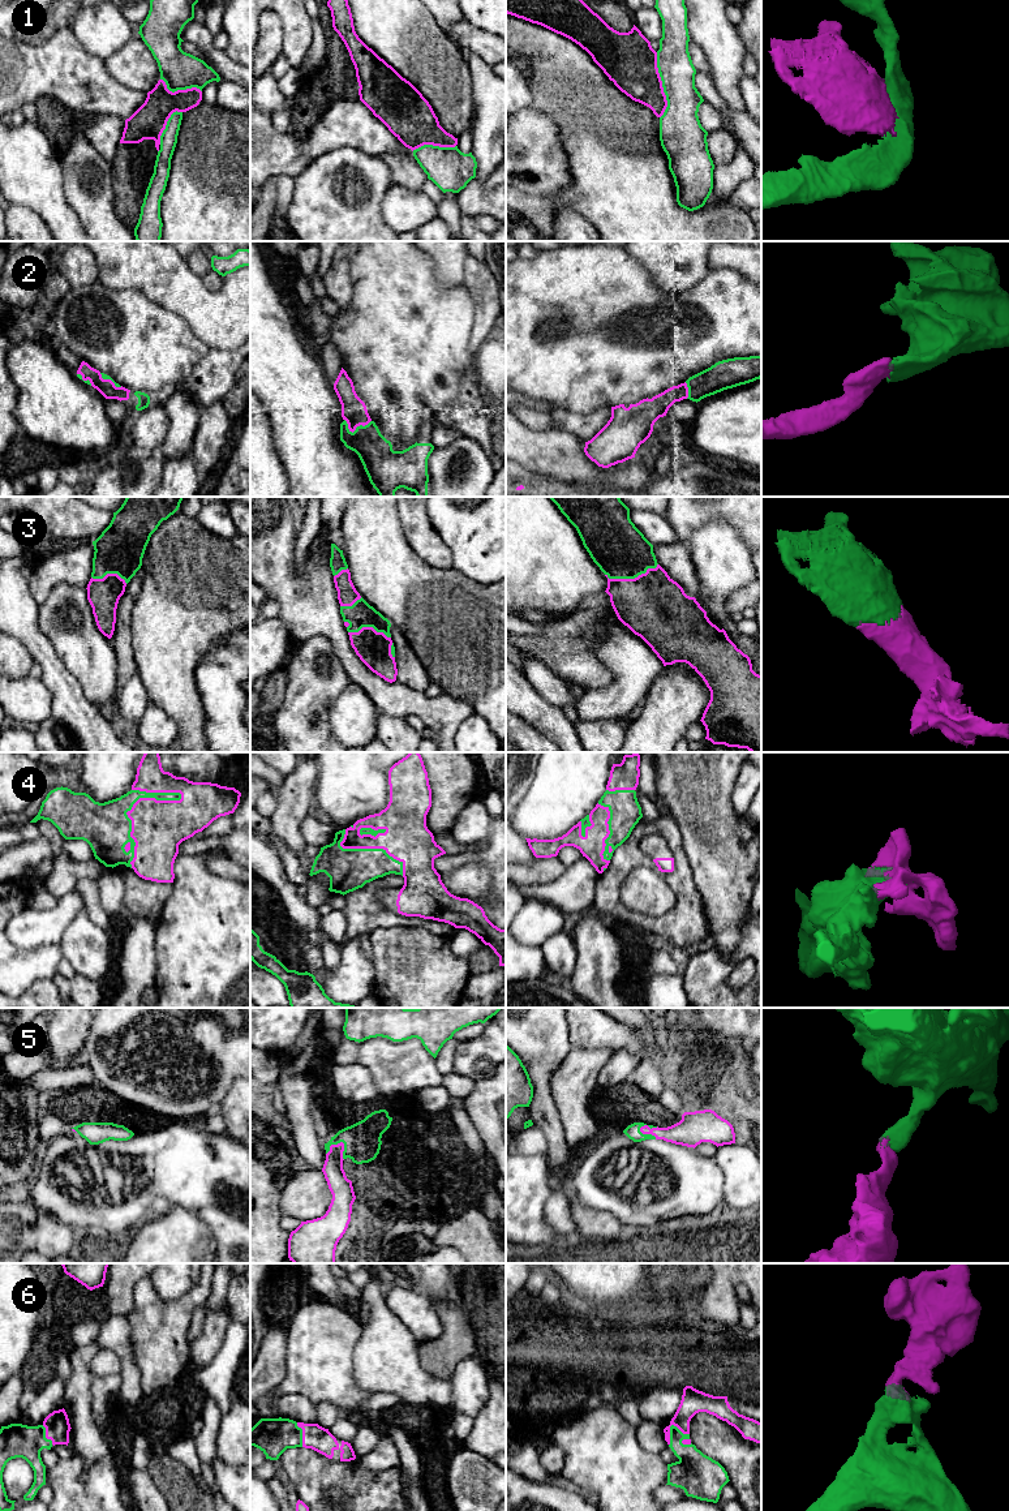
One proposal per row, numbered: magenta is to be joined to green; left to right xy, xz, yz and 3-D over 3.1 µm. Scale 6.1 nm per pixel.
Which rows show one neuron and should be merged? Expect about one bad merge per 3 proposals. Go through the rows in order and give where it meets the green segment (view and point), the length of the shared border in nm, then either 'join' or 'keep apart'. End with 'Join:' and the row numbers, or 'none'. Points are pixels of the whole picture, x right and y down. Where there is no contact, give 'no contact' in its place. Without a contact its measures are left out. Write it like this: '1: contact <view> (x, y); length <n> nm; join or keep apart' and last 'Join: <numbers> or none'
1: contact yz (662, 85); length 400 nm; keep apart
2: contact xz (356, 429); length 170 nm; join
3: contact yz (631, 578); length 340 nm; join
4: contact xy (129, 810); length 550 nm; join
5: contact xz (333, 1144); length 140 nm; join
6: contact yz (670, 1426); length 150 nm; join
Join: 2, 3, 4, 5, 6

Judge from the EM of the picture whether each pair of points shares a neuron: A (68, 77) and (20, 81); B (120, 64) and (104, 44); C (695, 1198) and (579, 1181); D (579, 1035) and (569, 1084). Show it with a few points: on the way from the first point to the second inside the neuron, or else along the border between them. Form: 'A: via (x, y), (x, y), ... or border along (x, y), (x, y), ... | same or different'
A: via (56, 77), (31, 77) | same
B: border along (134, 34), (103, 60) | different
C: via (666, 1207), (630, 1209), (613, 1196), (608, 1196) | same
D: border along (572, 1047), (606, 1048) | different

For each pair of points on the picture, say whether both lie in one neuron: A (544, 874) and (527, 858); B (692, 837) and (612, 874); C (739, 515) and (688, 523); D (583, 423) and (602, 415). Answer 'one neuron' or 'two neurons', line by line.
A: two neurons
B: two neurons
C: one neuron
D: one neuron

